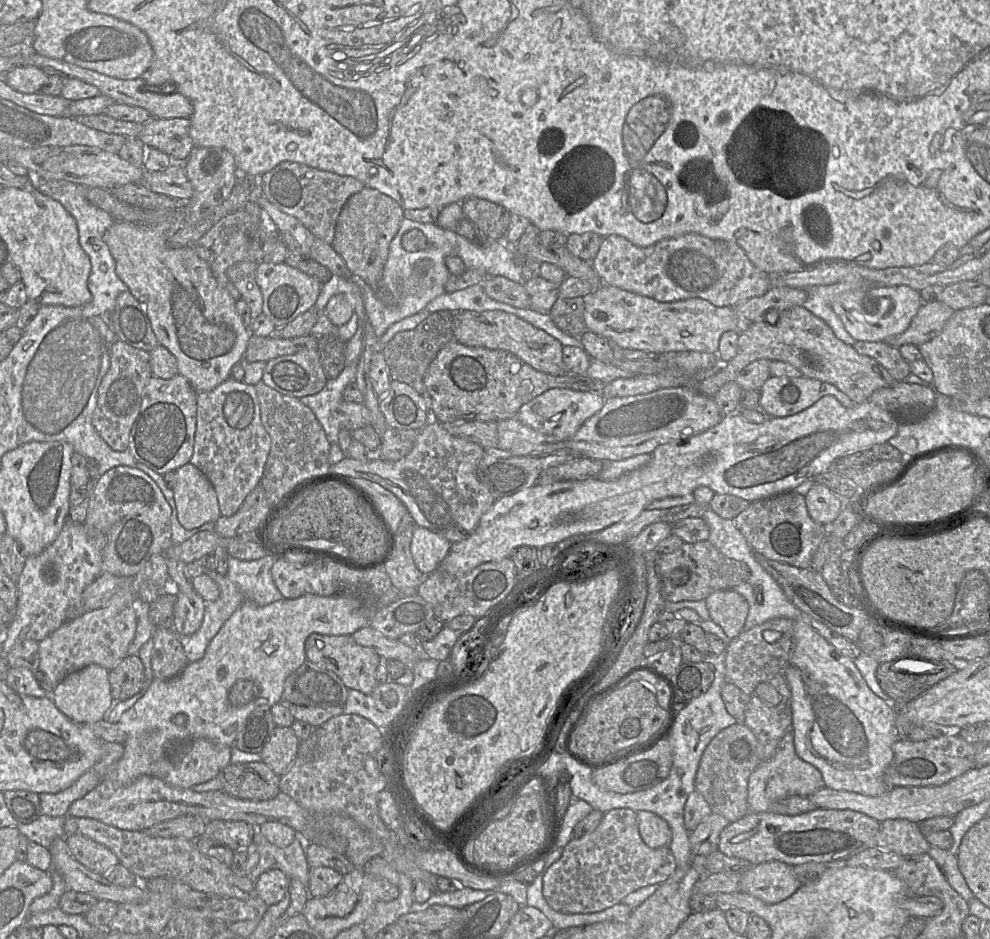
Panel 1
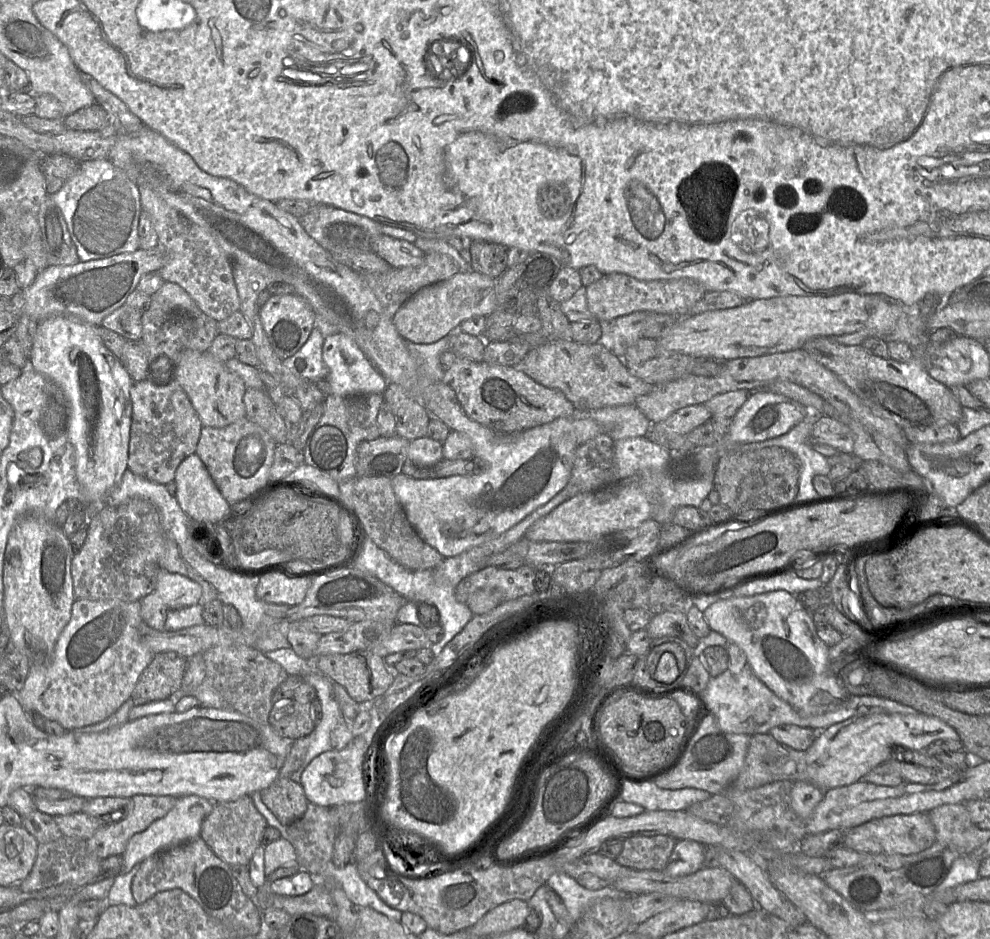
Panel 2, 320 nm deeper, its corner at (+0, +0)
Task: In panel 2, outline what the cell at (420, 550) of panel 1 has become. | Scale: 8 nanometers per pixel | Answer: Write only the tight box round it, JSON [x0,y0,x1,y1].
[391,383,577,558]

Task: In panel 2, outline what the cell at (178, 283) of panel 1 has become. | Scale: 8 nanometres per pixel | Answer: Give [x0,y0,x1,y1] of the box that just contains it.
[176,350,246,428]

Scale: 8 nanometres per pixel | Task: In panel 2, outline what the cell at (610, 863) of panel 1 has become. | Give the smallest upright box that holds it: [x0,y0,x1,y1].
[615,835,676,871]

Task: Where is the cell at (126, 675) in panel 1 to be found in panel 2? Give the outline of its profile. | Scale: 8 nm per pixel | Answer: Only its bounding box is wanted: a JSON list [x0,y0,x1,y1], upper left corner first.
[131,652,188,705]

